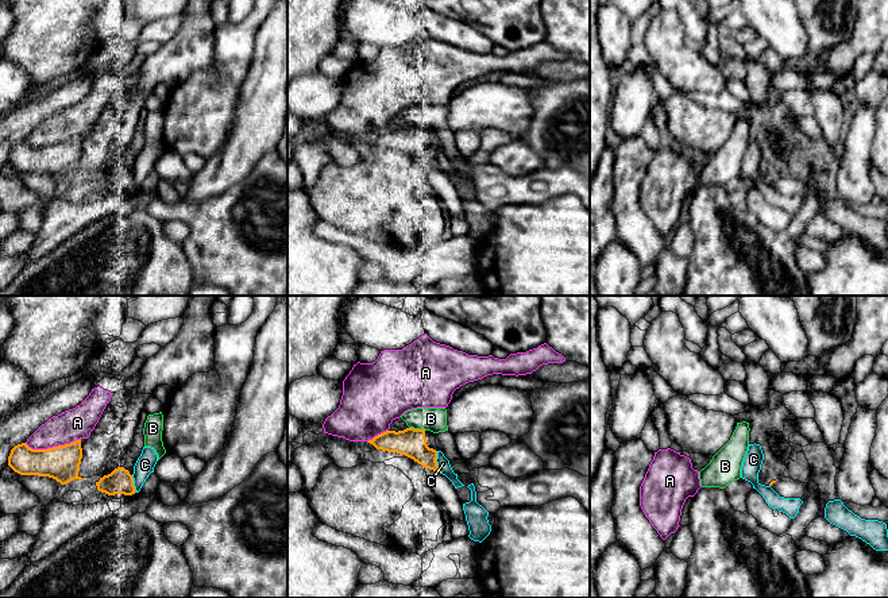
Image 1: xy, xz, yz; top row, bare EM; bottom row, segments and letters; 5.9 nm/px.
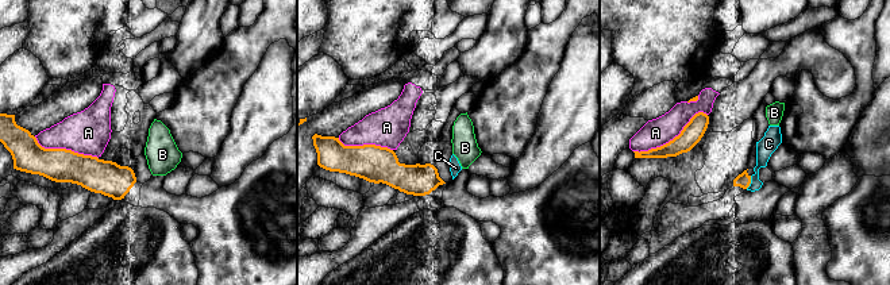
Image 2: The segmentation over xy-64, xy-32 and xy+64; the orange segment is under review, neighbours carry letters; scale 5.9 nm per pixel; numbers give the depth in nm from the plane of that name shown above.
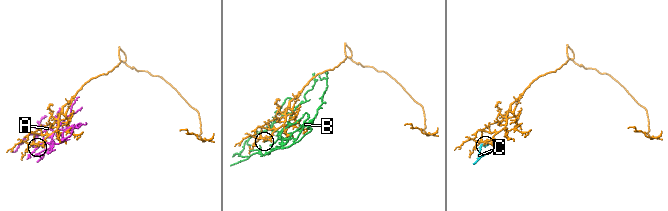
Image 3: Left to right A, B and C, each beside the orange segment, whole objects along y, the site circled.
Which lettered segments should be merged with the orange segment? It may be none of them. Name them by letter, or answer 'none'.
none

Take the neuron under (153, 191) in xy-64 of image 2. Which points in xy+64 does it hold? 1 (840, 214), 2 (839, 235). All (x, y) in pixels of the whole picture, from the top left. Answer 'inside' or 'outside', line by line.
1: inside
2: inside

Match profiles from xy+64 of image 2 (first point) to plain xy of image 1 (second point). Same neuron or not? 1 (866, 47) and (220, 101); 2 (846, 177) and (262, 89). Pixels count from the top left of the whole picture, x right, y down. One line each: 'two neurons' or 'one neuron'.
1: one neuron
2: one neuron

